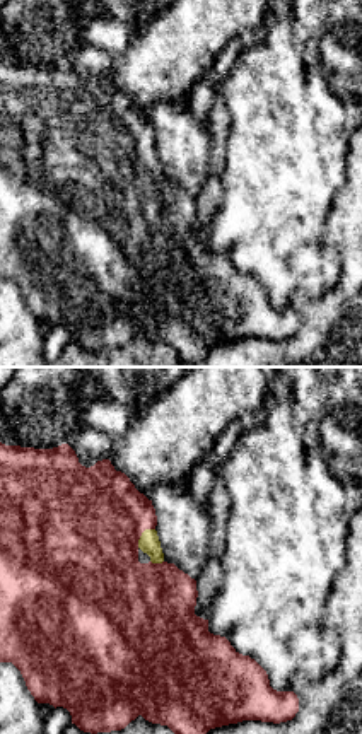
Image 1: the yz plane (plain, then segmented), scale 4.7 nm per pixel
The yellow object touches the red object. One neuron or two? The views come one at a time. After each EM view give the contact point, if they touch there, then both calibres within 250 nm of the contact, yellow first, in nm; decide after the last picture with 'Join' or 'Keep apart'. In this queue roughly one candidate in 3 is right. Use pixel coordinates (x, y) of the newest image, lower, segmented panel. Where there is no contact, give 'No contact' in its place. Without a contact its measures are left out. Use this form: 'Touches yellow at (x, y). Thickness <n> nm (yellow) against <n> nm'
Touches yellow at (142, 535). Thickness 100 nm (yellow) against 480 nm

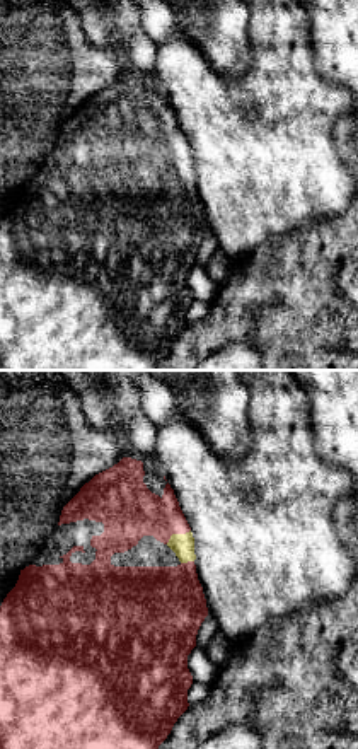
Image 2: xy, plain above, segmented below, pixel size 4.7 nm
Touches yellow at (176, 534). Thickness 110 nm (yellow) against 280 nm

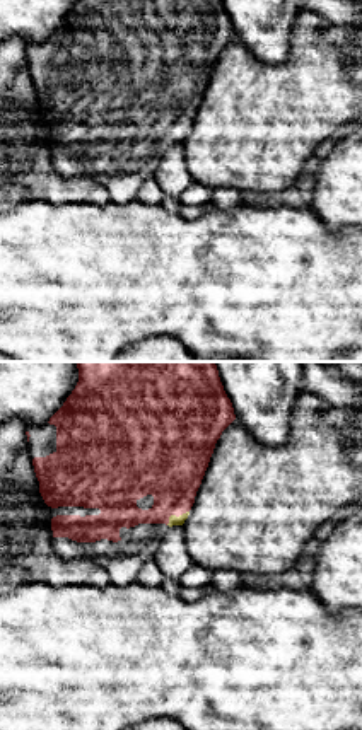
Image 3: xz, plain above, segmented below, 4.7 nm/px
Touches yellow at (175, 515). Thickness 50 nm (yellow) against 340 nm

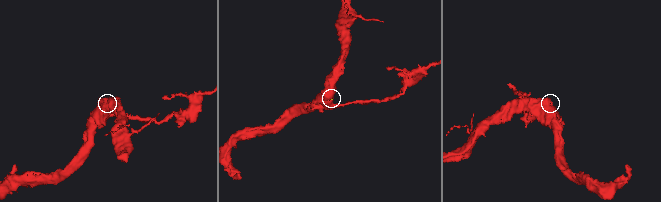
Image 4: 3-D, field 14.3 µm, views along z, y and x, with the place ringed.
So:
Join

